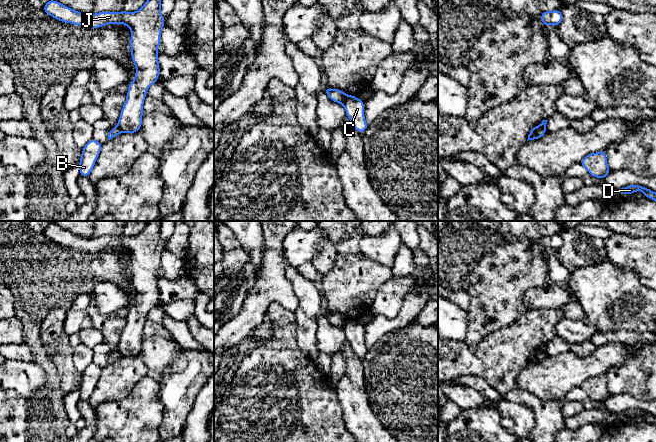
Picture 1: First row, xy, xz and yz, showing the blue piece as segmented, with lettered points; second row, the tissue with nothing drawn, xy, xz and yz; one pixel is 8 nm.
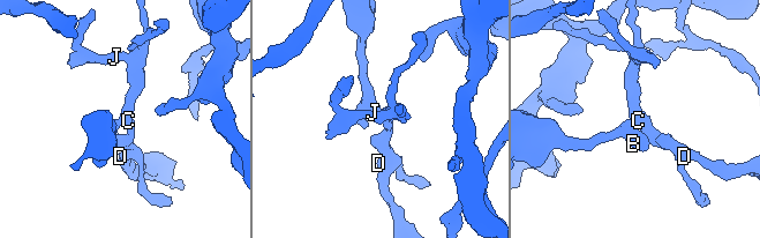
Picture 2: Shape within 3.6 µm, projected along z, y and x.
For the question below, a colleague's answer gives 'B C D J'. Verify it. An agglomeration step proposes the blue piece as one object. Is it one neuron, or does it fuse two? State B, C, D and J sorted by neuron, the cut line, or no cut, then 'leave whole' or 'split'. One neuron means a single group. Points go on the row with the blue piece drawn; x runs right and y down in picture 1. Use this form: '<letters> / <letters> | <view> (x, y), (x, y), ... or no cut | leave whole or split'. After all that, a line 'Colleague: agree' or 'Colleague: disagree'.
B / C D J | xz (347, 95), (341, 103) | split
Colleague: disagree

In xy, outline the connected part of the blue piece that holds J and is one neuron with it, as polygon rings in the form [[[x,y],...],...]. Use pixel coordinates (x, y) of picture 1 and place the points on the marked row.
[[[49,0],[43,7],[46,14],[54,19],[84,28],[96,29],[107,24],[124,24],[130,28],[131,57],[136,66],[136,74],[128,85],[126,102],[117,122],[123,133],[140,130],[146,92],[158,80],[160,67],[157,49],[161,44],[160,35],[165,25],[160,5],[161,0],[146,0],[143,7],[135,12],[105,11],[91,15],[82,14],[55,0]]]

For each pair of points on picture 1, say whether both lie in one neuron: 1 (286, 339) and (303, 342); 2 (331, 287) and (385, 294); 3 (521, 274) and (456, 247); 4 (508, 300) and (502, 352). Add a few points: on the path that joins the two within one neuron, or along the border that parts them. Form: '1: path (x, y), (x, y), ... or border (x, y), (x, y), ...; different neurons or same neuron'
1: border (296, 321), (297, 345), (311, 359); different neurons
2: border (393, 277), (379, 288), (369, 310); different neurons
3: path (505, 270), (493, 270), (472, 256); same neuron
4: border (525, 312), (512, 322), (484, 336); different neurons

